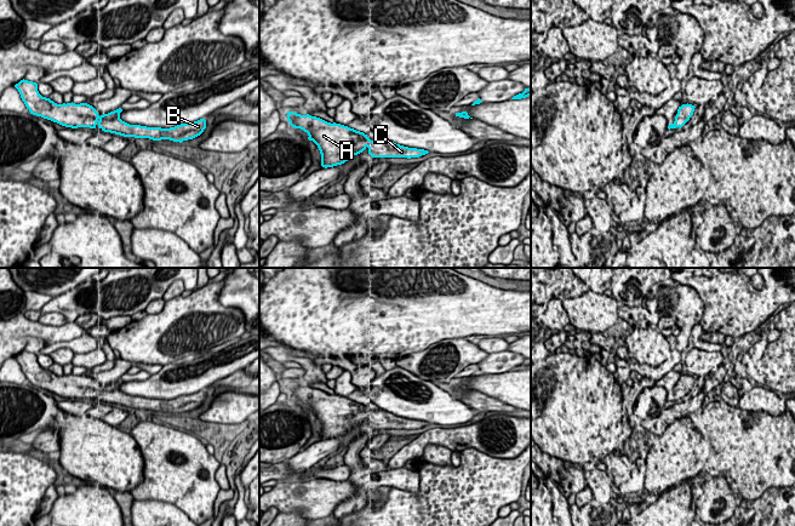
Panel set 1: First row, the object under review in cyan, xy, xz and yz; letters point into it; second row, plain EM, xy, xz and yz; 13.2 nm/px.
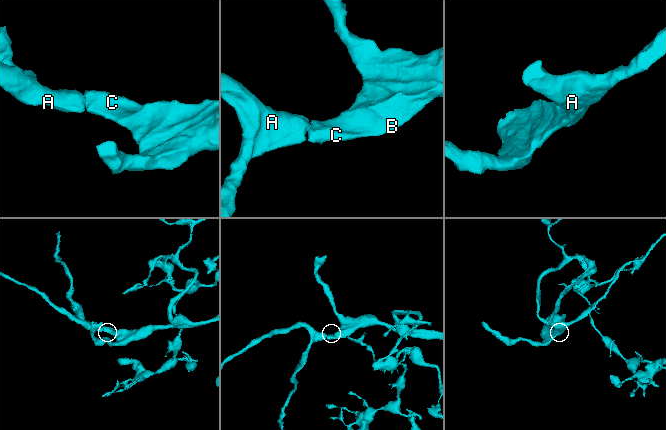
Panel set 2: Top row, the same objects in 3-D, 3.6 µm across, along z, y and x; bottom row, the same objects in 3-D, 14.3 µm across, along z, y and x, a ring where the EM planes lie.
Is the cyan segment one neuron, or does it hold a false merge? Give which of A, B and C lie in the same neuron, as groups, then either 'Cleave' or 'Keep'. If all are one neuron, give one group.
Groups: A B C. Keep

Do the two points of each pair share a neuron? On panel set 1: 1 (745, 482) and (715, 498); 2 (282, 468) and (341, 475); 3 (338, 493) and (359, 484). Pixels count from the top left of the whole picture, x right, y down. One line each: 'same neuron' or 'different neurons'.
1: different neurons
2: same neuron
3: different neurons

